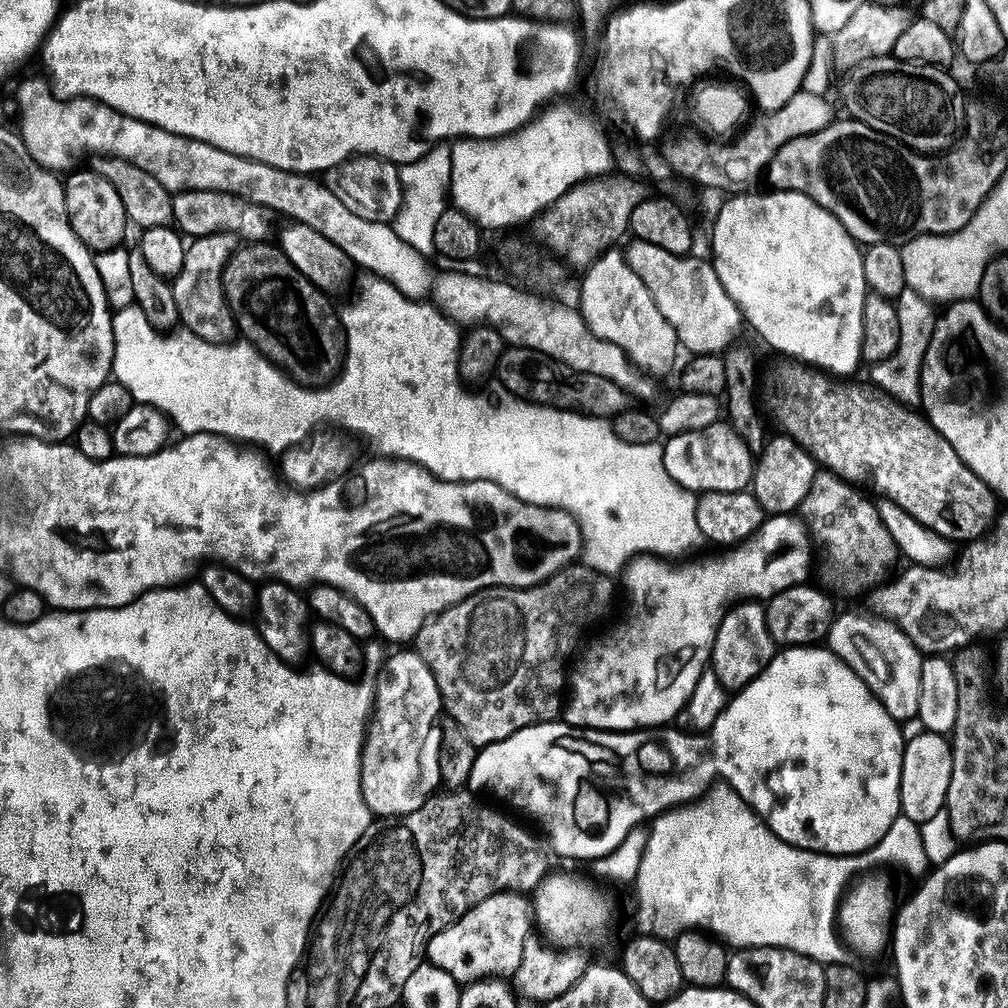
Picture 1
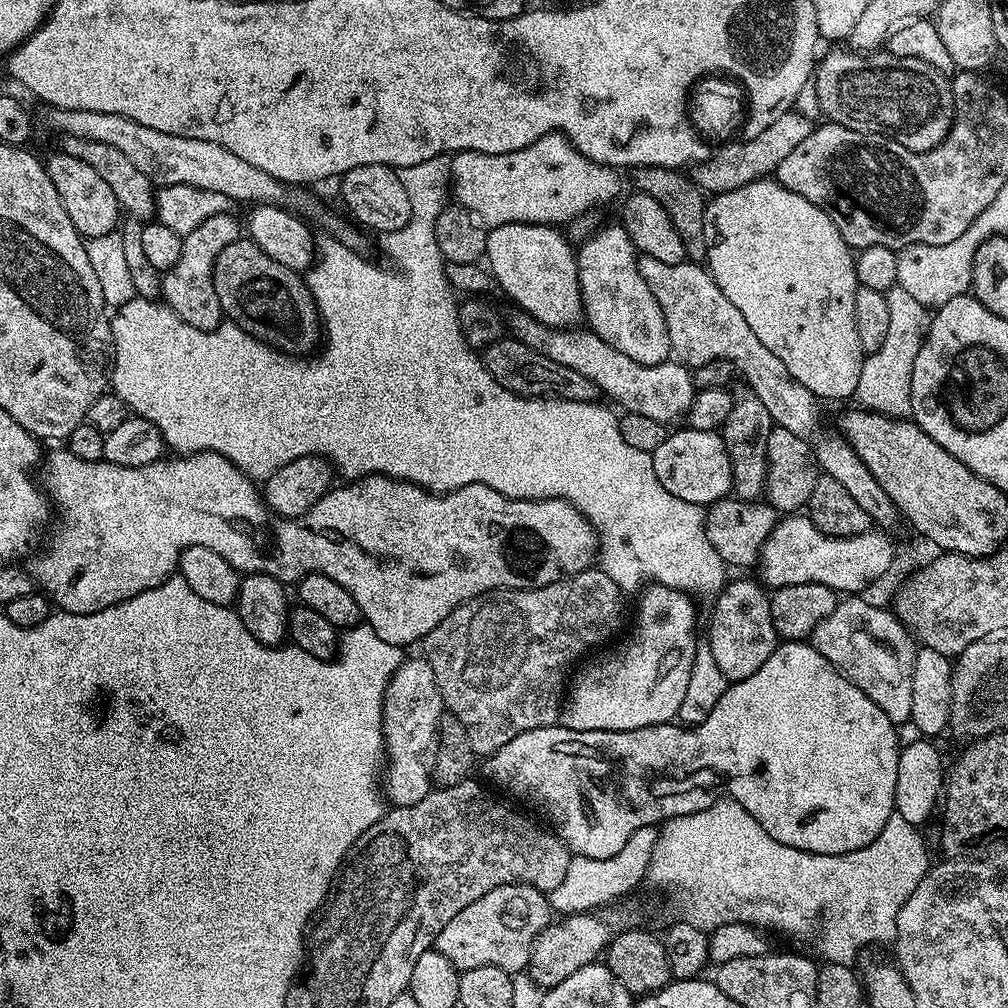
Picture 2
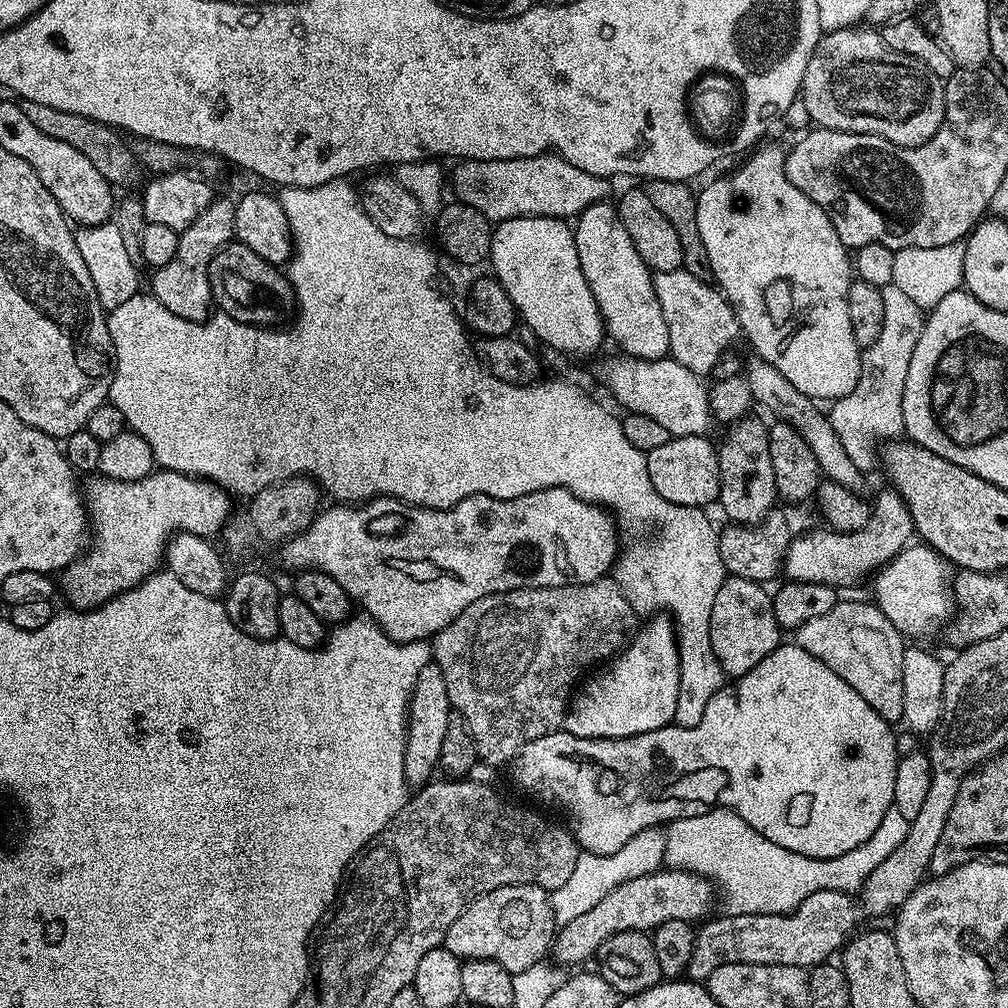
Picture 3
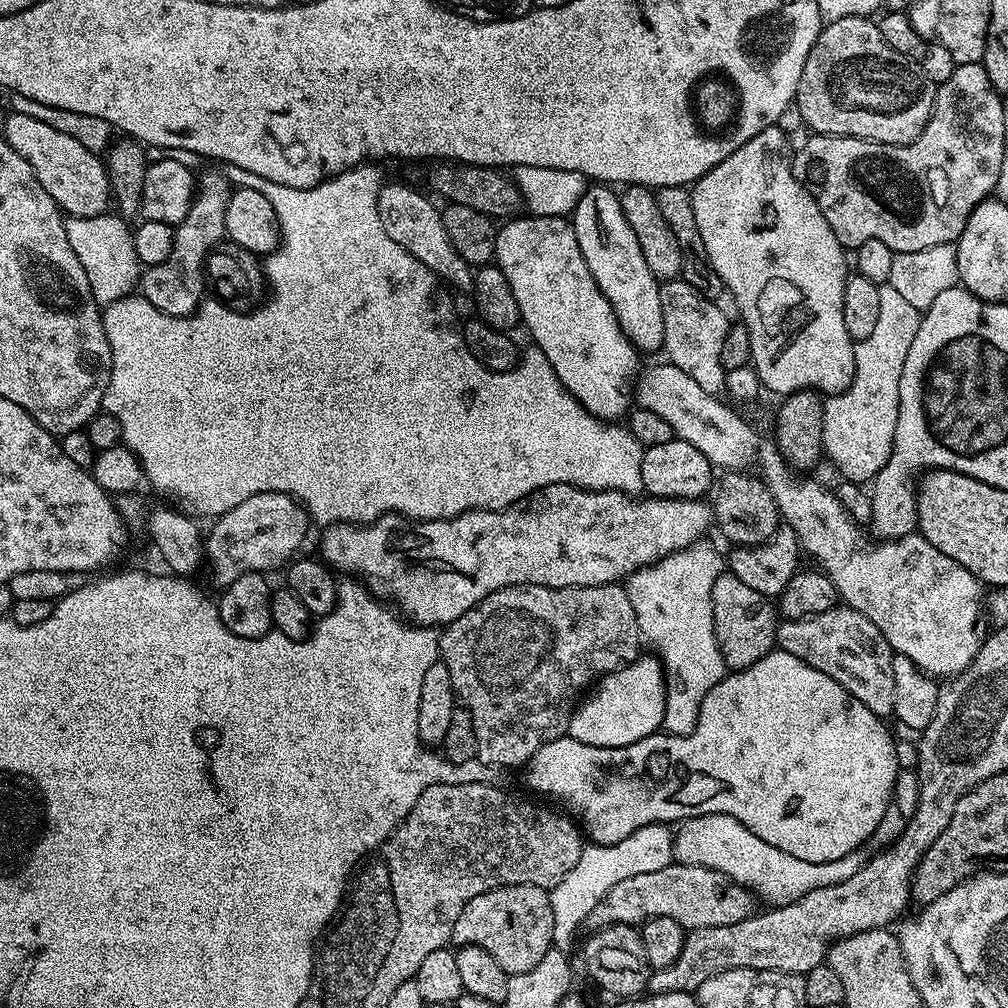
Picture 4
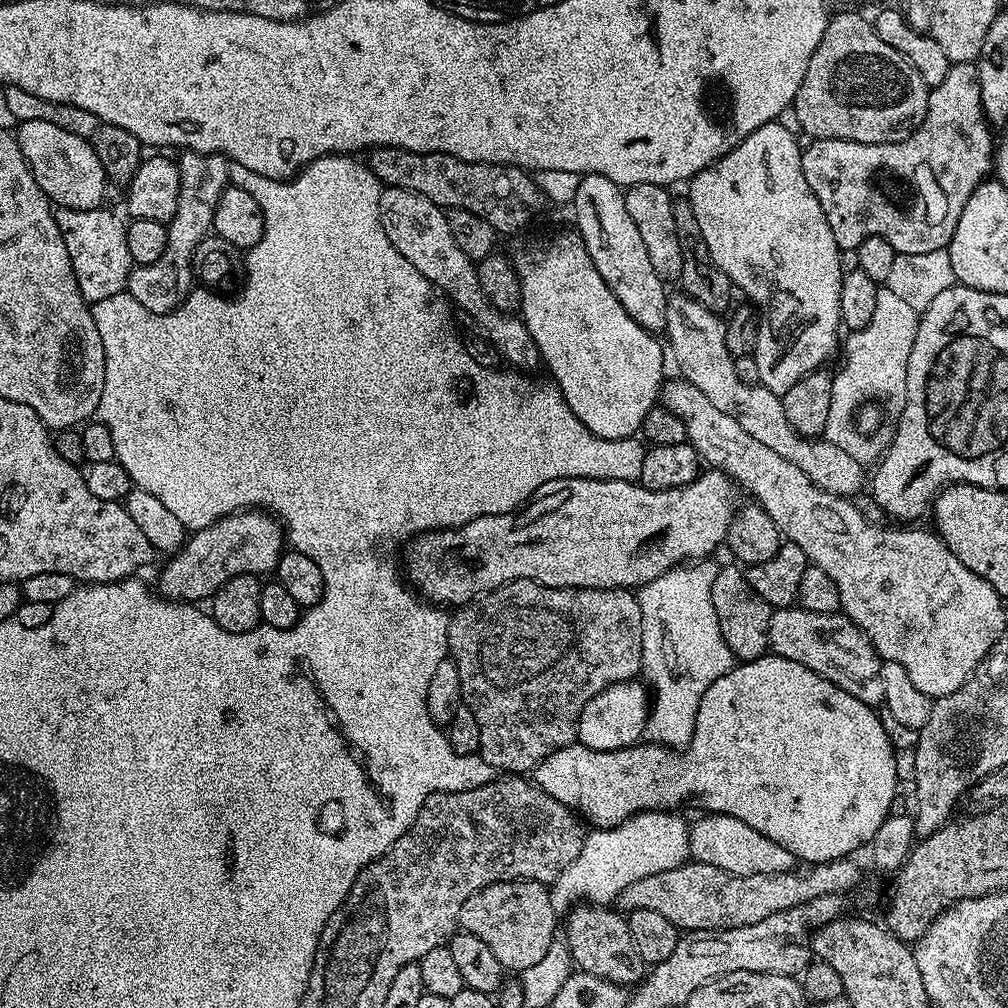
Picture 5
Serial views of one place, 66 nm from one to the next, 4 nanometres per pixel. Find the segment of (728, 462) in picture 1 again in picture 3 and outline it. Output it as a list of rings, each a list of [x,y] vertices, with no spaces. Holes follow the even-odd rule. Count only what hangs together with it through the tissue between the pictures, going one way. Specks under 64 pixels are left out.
[[[673,436],[666,446],[646,453],[654,490],[678,506],[704,508],[720,499],[720,453],[708,436]]]

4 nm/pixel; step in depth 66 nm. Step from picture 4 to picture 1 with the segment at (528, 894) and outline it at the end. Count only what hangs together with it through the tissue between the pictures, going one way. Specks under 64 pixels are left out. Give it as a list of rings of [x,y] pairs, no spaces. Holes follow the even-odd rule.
[[[516,890],[499,892],[466,910],[450,926],[438,930],[426,949],[427,963],[446,970],[460,985],[475,980],[508,978],[522,962],[522,946],[534,928],[534,913],[527,895]]]

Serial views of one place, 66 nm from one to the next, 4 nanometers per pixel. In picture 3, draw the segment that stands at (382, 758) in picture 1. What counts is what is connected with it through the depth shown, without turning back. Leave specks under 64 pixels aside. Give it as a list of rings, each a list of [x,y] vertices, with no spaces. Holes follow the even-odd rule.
[[[436,663],[427,664],[412,691],[412,703],[408,705],[408,741],[404,751],[404,769],[409,785],[423,786],[433,779],[432,771],[437,771],[442,754],[442,738],[446,738],[446,726],[454,711],[446,694],[446,678]]]

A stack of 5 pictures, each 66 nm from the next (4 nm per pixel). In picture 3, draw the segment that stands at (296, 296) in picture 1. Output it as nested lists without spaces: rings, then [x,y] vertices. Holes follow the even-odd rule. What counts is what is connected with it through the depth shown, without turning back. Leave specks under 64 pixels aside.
[[[229,242],[216,251],[208,267],[208,281],[219,311],[243,324],[271,325],[294,304],[292,284],[287,275],[239,242]]]

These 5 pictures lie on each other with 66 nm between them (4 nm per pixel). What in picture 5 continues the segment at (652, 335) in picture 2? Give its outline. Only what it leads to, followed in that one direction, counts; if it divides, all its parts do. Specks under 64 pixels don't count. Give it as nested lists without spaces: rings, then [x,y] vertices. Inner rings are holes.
[[[585,175],[580,181],[575,196],[575,231],[586,242],[586,250],[602,278],[614,290],[622,310],[638,322],[645,330],[653,334],[664,332],[669,293],[664,292],[665,281],[654,274],[654,265],[646,254],[646,246],[638,234],[638,226],[626,214],[626,202],[621,185],[615,184],[605,176]]]

